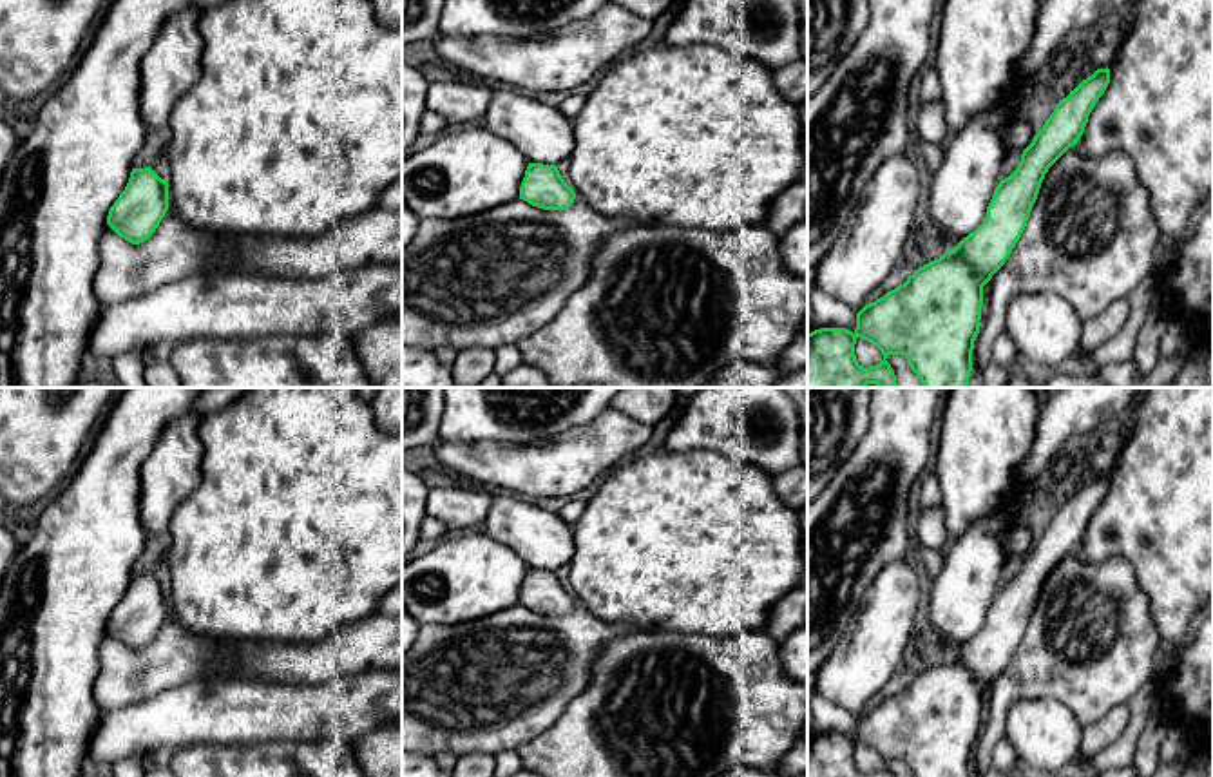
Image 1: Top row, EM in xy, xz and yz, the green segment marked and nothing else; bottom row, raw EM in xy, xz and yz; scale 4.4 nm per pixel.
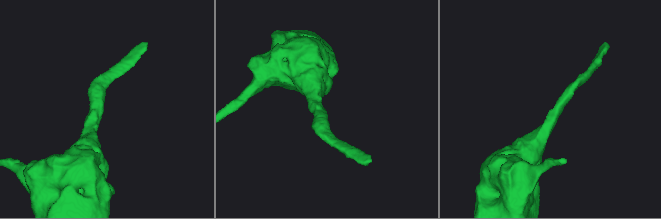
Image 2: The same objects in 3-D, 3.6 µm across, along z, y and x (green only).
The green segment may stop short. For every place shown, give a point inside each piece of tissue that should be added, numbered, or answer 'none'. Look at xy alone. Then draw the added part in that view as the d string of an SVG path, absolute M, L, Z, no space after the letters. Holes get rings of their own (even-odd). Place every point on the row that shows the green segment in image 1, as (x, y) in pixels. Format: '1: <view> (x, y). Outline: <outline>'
1: xy (174, 250). Outline: M168 205L147 241L132 245L105 225L98 250L92 292L101 306L212 272L324 279L375 264L402 264L402 208L373 208L319 237L250 237L194 230Z

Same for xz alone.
1: xz (495, 278). Outline: M578 194L567 210L543 210L514 199L458 219L422 219L413 241L402 248L402 342L429 351L444 346L460 351L474 344L489 350L518 344L547 326L587 283L599 245L634 226L626 217L592 210Z

